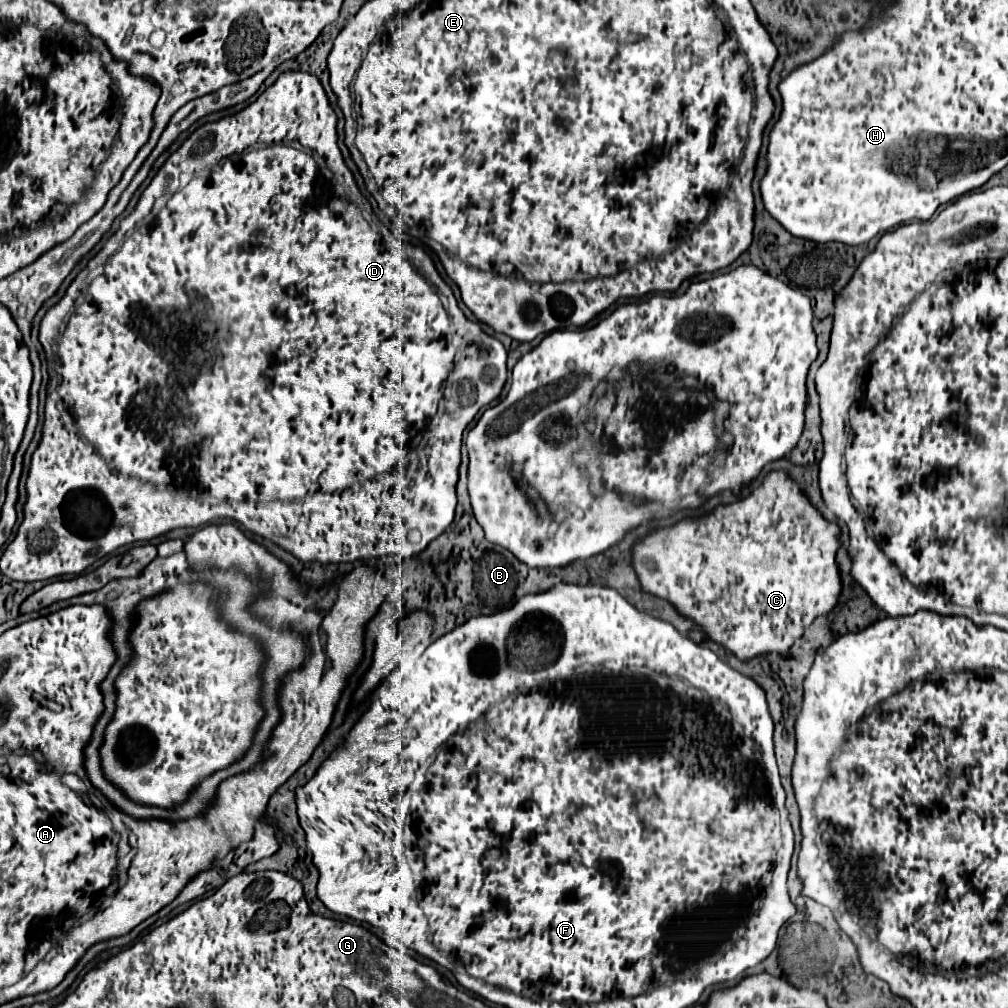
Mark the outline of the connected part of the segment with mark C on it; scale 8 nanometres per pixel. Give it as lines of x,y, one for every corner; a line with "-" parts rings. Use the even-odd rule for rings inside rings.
772,471
765,478
761,486
755,489
751,495
745,498
746,501
734,503
734,505
718,505
714,513
702,519
684,519
676,523
674,527
658,529
650,533
646,539
642,539
634,547
634,569
638,573
638,579
644,587
644,591
654,593
666,601
670,601
684,617
690,617
694,623
698,623
712,641
724,645
728,651
732,651
738,659
750,659
760,653
784,653
784,649
790,649
790,645
804,633
804,629
822,613
828,613
838,599
840,593
840,575
838,575
838,565
836,565
836,551
838,551
838,525
828,523
802,495
800,487
786,477
782,471

